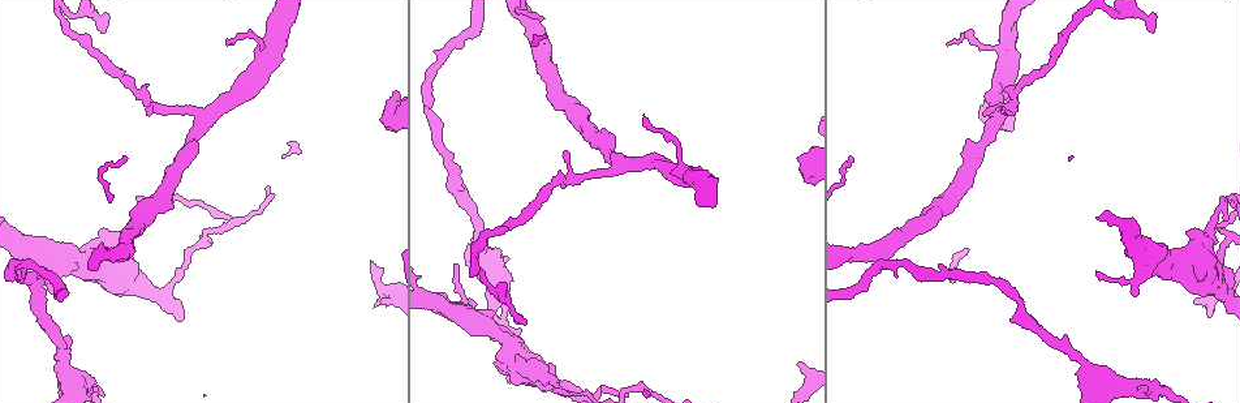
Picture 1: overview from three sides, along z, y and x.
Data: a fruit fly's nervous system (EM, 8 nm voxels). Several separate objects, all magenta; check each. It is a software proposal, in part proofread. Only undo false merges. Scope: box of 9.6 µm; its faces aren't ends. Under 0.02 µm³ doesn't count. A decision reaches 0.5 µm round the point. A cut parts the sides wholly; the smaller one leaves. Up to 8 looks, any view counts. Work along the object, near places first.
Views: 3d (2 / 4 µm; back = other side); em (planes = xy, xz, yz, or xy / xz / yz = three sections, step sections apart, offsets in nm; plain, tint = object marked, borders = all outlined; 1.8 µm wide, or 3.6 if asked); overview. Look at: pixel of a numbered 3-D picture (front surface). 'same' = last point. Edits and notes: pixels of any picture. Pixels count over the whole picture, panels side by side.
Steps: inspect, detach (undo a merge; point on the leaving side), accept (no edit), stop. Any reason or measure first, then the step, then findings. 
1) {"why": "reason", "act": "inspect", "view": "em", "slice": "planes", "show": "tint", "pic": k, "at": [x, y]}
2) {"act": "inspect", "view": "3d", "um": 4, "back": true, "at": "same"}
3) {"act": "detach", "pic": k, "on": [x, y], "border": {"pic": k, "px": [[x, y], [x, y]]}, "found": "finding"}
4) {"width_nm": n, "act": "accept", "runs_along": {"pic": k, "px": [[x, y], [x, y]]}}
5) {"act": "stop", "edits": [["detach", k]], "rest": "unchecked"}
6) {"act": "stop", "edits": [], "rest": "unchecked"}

{"why": "thick turns thin", "act": "inspect", "view": "3d", "um": 4, "pic": 1, "at": [385, 292]}

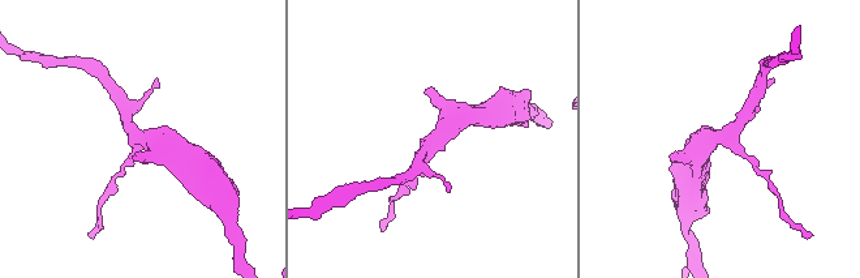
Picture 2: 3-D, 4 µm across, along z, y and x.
{"why": "now the EM", "act": "inspect", "view": "em", "slice": "planes", "show": "tint", "pic": 2, "at": [433, 134]}

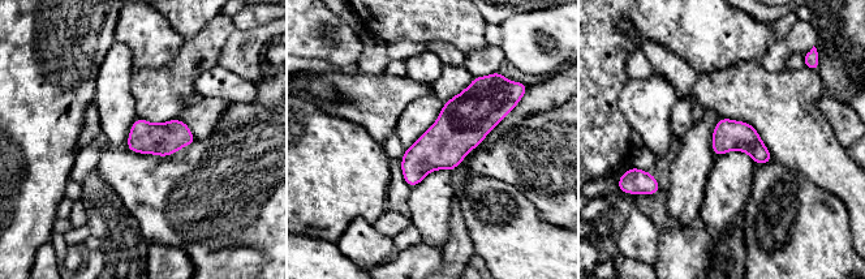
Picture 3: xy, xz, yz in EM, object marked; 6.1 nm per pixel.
{"width_nm": 190, "act": "accept", "found": "continuous, no second neuron"}

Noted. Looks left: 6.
{"why": "three-way junction", "act": "inspect", "view": "em", "slice": "planes", "show": "tint", "pic": 1, "at": [154, 291]}

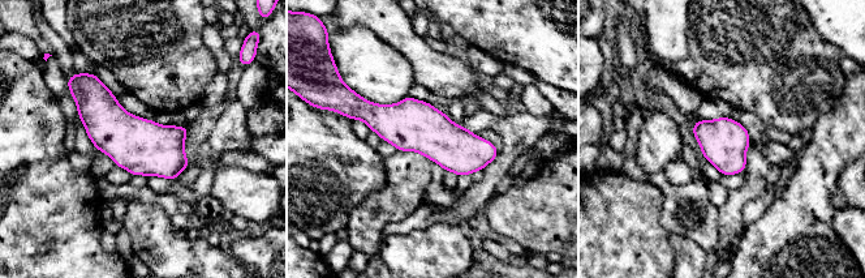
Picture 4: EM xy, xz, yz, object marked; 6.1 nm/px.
{"act": "accept", "runs_along": {"pic": 4, "px": [[360, 108], [463, 153], [494, 153]]}, "found": "one neuron here"}

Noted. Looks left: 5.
{"why": "sudden change in width", "act": "inspect", "view": "3d", "um": 2, "pic": 1, "at": [1157, 386]}

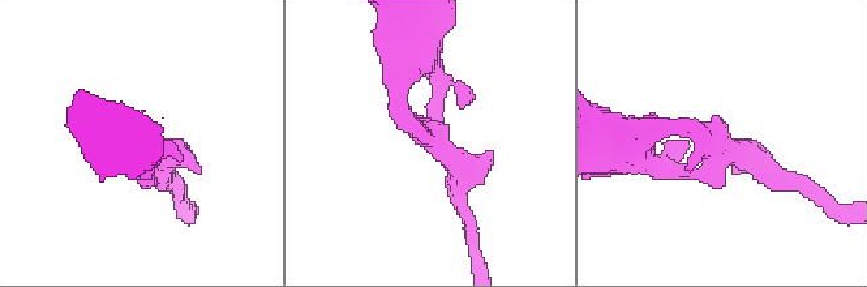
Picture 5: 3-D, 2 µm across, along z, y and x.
{"act": "inspect", "view": "em", "slice": "yz", "step": 4, "show": "tint", "pic": 5, "at": [425, 138]}

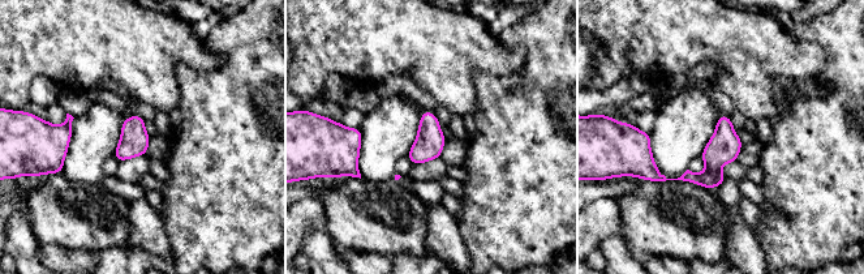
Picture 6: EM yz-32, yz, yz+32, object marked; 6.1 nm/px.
{"why": "cut it another way", "act": "inspect", "view": "em", "slice": "planes", "show": "tint", "at": "same"}

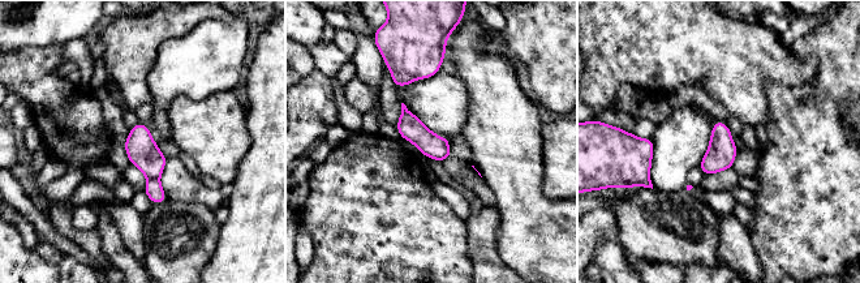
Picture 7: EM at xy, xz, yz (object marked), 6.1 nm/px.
{"act": "accept", "found": "continuous, no second neuron"}

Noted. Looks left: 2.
{"act": "stop", "edits": [], "rest": "unchecked"}

